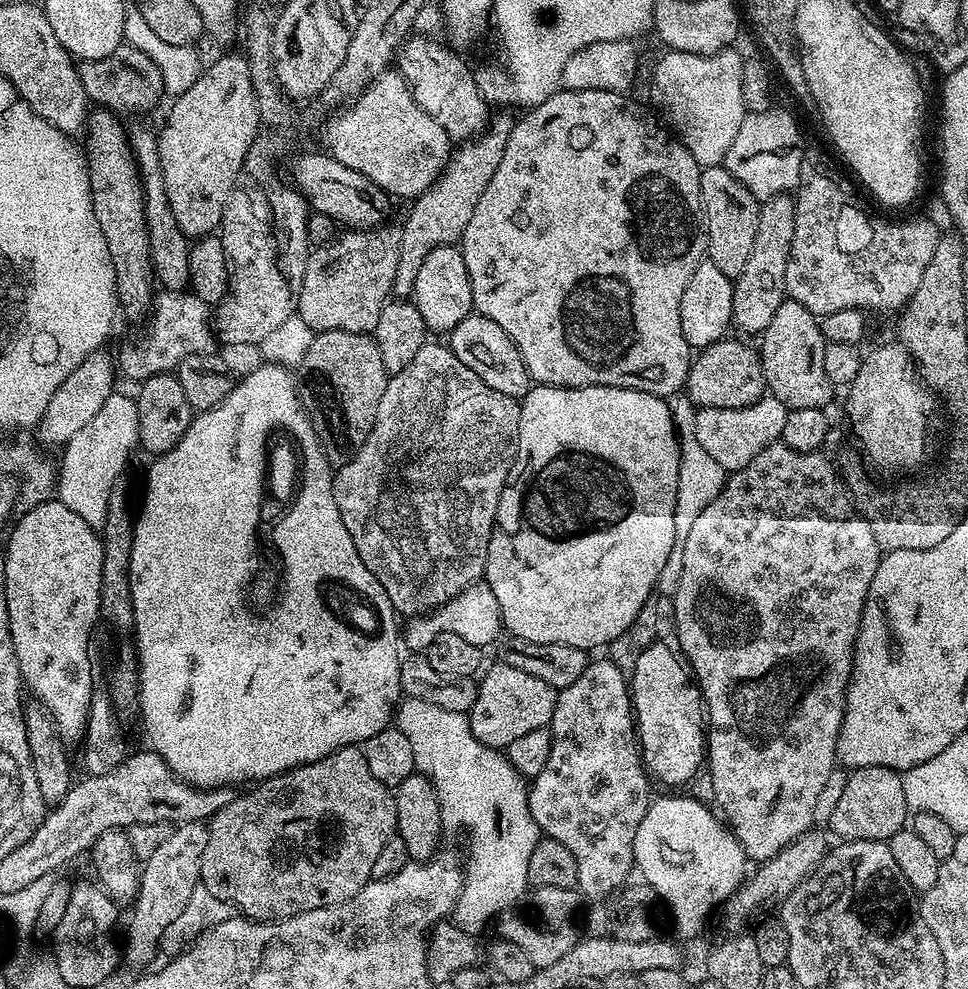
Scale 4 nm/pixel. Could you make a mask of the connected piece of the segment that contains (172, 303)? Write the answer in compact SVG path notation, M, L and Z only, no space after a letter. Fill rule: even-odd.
M161 291L155 297L150 319L147 321L148 333L137 344L121 346L120 360L118 356L119 375L123 379L125 376L128 380L139 382L154 374L175 373L187 356L193 356L199 352L211 353L212 340L214 344L213 320L214 316L209 304L202 302L202 298L193 296L191 291Z

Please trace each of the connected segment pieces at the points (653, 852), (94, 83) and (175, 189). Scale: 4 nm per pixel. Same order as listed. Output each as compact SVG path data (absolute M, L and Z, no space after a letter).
M660 796L651 801L646 810L646 814L642 818L642 822L638 822L638 834L634 834L634 868L638 873L640 872L639 879L643 883L649 884L652 889L656 892L657 897L668 907L668 912L672 915L672 924L676 927L675 935L680 936L696 936L704 928L704 923L708 920L708 915L712 911L719 909L721 906L728 903L731 896L734 895L737 888L744 883L746 879L746 871L744 872L744 864L746 865L746 857L742 846L738 842L738 838L733 834L731 828L728 827L727 823L711 807L707 808L700 800L695 800L692 796Z
M120 44L114 53L106 58L81 61L77 65L80 84L91 103L100 103L101 107L123 112L144 112L163 99L164 87L162 74L158 66L146 54L129 44Z
M239 51L218 57L209 68L207 65L201 71L198 82L194 82L194 86L190 86L186 94L175 97L171 104L172 109L164 120L164 129L159 129L158 132L158 154L166 186L166 198L170 202L170 210L174 210L174 222L178 222L187 237L211 236L220 227L226 202L232 189L236 187L240 171L244 169L244 157L257 143L256 135L262 132L247 57Z

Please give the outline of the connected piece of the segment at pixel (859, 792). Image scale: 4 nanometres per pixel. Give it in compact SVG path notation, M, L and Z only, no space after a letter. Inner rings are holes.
M866 766L855 769L848 776L845 790L835 804L827 827L833 837L846 840L883 840L887 841L898 830L909 823L910 810L906 806L904 778L895 768Z

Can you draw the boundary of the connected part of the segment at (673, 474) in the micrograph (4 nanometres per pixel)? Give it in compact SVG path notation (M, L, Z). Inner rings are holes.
M595 384L589 388L533 386L529 388L525 396L519 401L520 425L518 426L518 450L516 451L514 475L509 479L508 485L502 490L502 498L498 502L496 526L492 529L492 537L488 543L488 561L484 567L486 583L490 586L490 590L494 590L494 598L498 598L500 618L503 627L507 629L511 635L517 636L518 638L526 638L526 642L561 644L562 646L574 646L575 648L585 650L593 650L592 648L603 649L610 642L614 642L614 638L618 638L618 634L622 634L622 630L627 630L630 627L630 622L634 622L634 618L638 618L638 610L642 610L642 606L646 606L646 598L656 592L658 574L662 574L662 566L666 566L666 558L670 558L670 550L674 550L674 542L676 541L674 538L674 506L676 505L676 495L678 494L680 442L678 439L678 424L675 419L672 421L672 412L668 409L668 404L669 401L663 396L655 396L642 390L611 388L610 386L602 386L601 384Z

